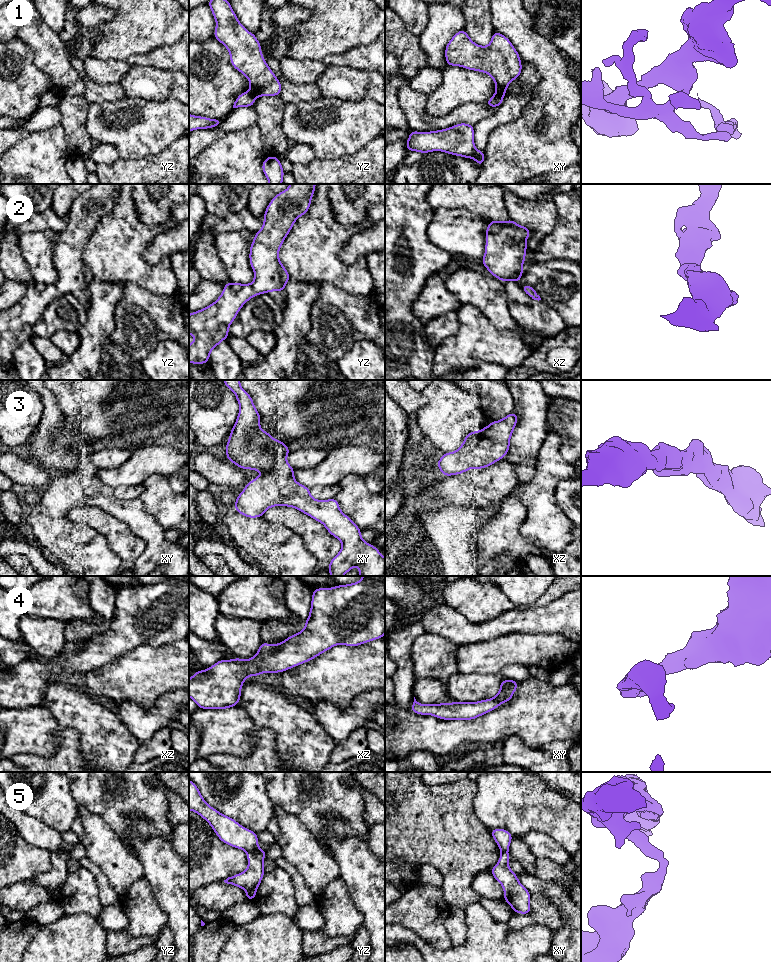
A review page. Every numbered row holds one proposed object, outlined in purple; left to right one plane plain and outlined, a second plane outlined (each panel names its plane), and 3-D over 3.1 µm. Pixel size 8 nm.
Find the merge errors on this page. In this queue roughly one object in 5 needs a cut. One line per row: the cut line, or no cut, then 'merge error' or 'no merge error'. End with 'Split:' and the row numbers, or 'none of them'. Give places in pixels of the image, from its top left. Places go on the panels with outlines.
1: cut in xy along (495, 92), (503, 95); merge error
2: no cut; no merge error
3: no cut; no merge error
4: no cut; no merge error
5: cut in yz along (257, 846), (247, 853); merge error
Split: 1, 5

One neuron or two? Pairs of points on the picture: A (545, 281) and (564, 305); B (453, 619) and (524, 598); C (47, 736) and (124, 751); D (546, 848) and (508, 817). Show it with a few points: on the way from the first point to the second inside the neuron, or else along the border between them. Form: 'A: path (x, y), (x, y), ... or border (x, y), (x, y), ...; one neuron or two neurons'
A: path (551, 287), (563, 299); one neuron
B: border (528, 606), (516, 608); two neurons
C: border (48, 710), (62, 729); two neurons
D: border (550, 836), (537, 831), (529, 831), (520, 837); two neurons

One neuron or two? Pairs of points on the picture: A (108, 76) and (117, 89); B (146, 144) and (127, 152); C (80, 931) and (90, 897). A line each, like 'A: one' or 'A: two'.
A: two
B: one
C: two

